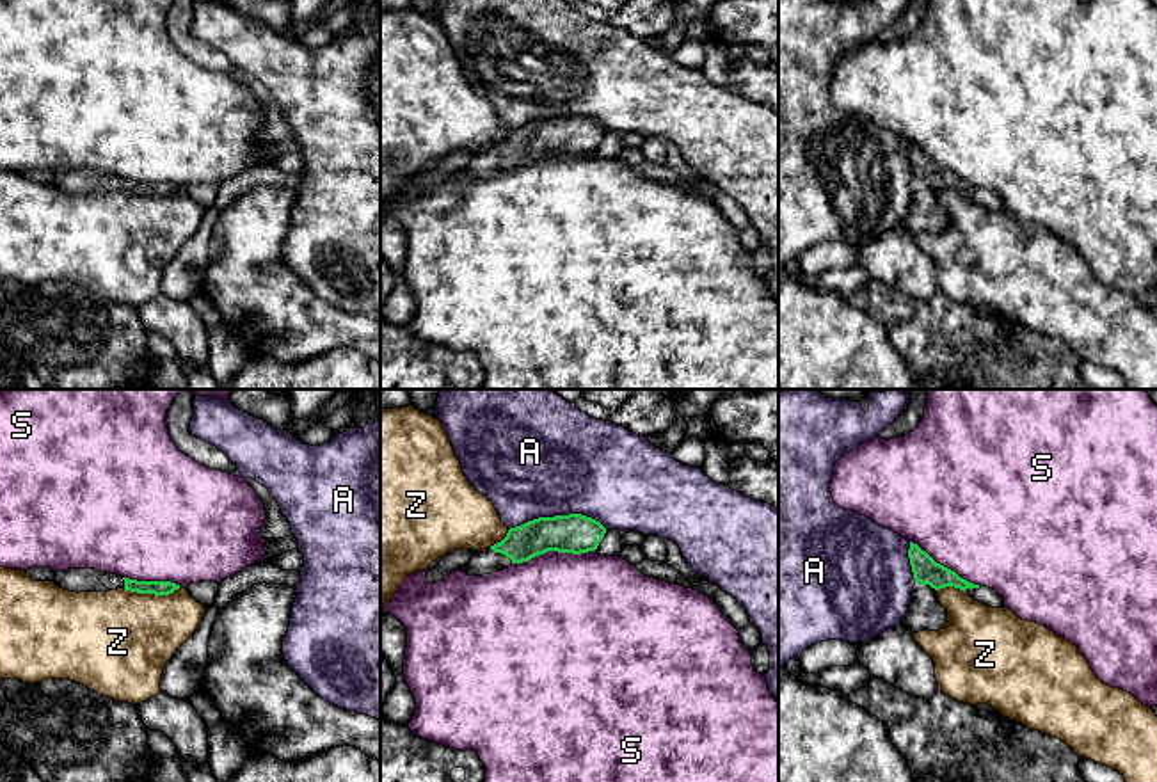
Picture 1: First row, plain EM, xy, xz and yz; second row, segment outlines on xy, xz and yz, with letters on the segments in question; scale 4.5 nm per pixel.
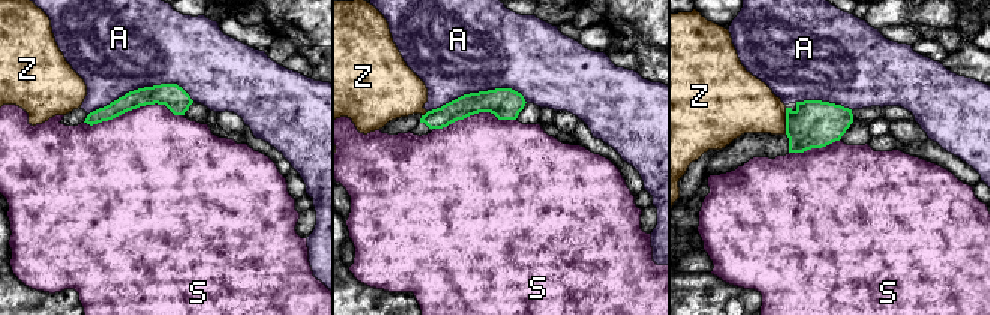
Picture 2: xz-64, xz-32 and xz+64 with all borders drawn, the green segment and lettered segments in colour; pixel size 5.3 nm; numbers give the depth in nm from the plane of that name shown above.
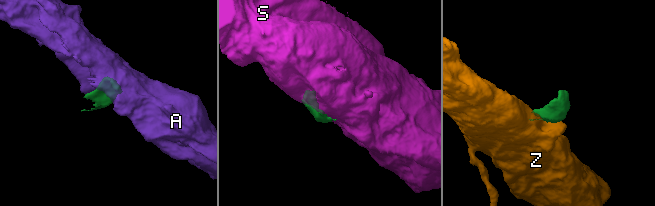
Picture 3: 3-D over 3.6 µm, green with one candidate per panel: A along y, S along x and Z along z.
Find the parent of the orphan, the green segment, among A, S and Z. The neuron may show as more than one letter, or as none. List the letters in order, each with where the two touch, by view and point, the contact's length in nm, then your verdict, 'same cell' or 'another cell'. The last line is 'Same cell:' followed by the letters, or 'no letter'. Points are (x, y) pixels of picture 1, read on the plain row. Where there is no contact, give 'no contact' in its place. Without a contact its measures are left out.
A: xz (557, 118) | 440 nm | another cell
S: xz (553, 151) | 380 nm | another cell
Z: xy (151, 194) | 260 nm | another cell
Same cell: no letter

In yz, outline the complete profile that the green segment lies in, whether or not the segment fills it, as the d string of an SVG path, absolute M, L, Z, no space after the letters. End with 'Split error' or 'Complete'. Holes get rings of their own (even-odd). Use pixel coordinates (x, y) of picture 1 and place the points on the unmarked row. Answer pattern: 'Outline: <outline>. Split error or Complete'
Outline: M910 144L908 160L915 185L930 187L935 192L954 188L967 194L972 201L985 208L1004 210L1002 199L993 190L979 188L960 180L954 172L937 165L914 144Z. Split error

